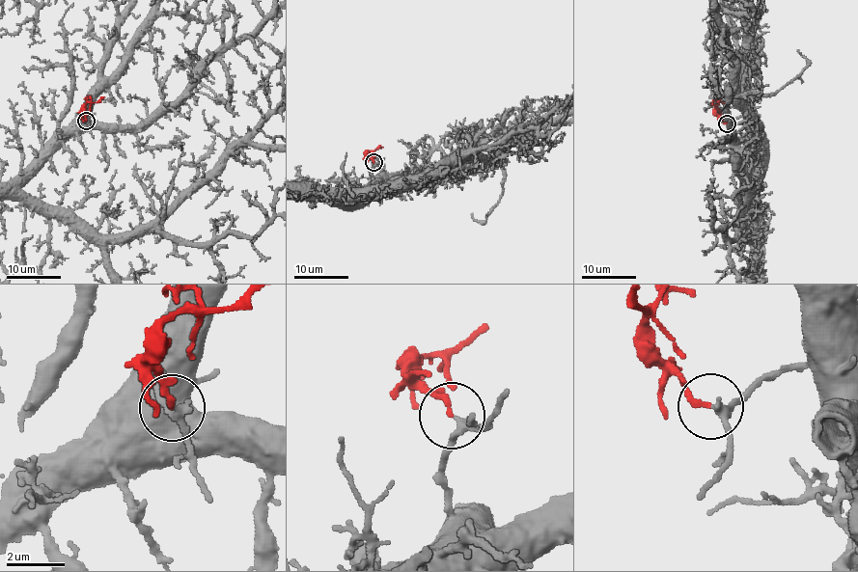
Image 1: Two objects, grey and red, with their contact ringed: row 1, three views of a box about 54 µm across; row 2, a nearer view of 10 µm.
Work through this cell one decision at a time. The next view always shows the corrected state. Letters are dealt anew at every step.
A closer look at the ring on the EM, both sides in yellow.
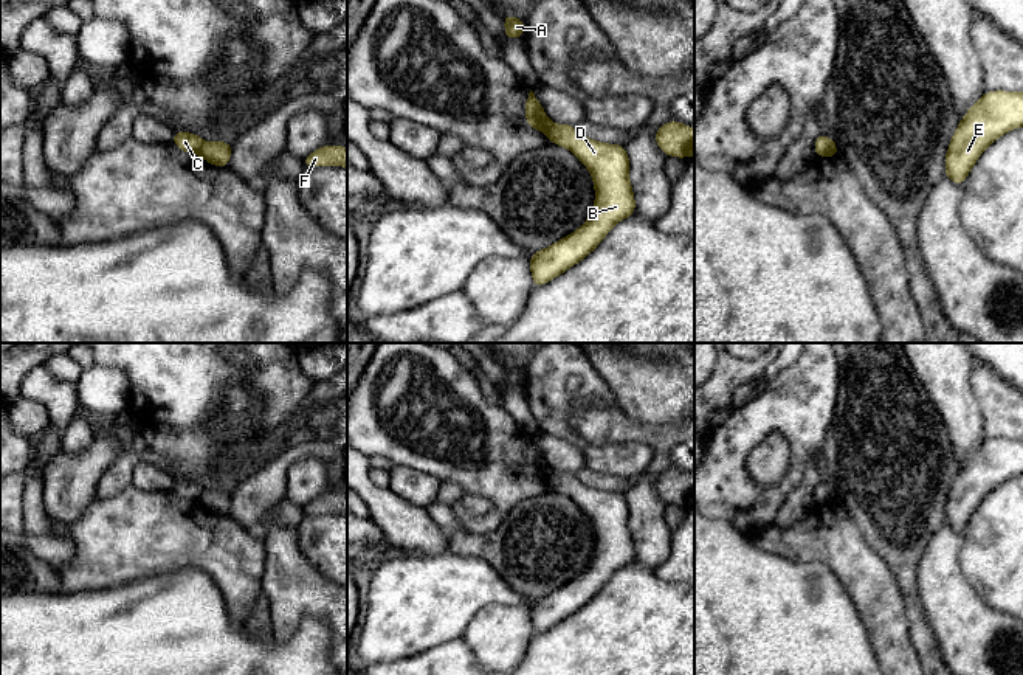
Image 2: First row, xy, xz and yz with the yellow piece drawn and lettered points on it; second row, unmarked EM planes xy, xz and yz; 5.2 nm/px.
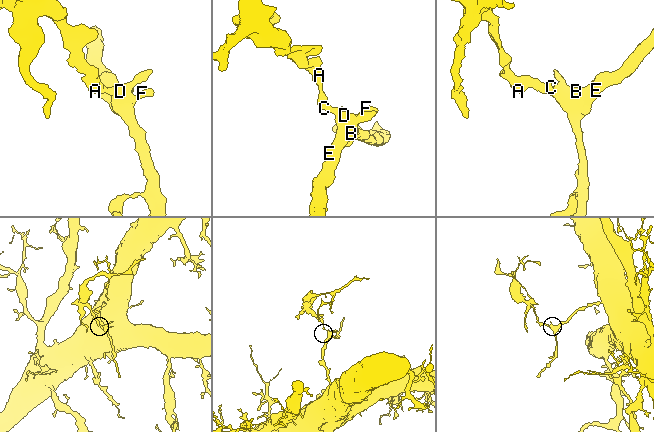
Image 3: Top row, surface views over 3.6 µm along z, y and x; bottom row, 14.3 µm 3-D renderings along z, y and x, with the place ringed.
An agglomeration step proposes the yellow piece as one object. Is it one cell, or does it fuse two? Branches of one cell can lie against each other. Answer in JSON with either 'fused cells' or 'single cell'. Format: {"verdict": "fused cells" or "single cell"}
{"verdict": "fused cells"}

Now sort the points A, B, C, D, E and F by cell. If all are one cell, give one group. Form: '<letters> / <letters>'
A C / B D E F

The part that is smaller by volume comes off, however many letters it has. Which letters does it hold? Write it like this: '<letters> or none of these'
A, C

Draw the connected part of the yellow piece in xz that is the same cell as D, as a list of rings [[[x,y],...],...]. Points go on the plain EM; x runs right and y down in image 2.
[[[552,472],[547,487],[567,495],[591,520],[595,551],[589,566],[553,593],[530,602],[533,635],[539,635],[584,607],[615,571],[634,562],[629,506],[625,493],[583,484],[567,472]]]

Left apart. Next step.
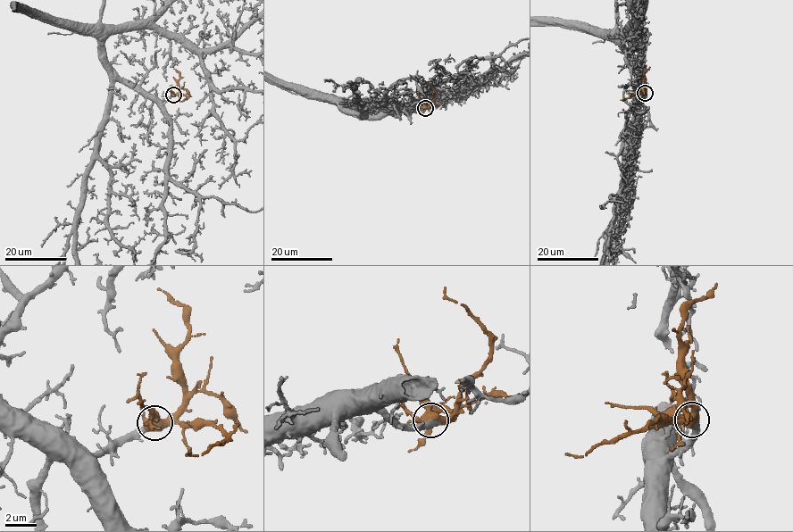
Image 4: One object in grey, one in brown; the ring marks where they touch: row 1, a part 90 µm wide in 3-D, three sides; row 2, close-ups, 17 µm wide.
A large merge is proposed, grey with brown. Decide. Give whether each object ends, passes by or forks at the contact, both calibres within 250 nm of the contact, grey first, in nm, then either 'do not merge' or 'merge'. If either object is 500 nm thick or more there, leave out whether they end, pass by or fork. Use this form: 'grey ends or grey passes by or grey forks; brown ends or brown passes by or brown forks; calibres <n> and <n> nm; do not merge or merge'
calibres 600 and 440 nm; merge

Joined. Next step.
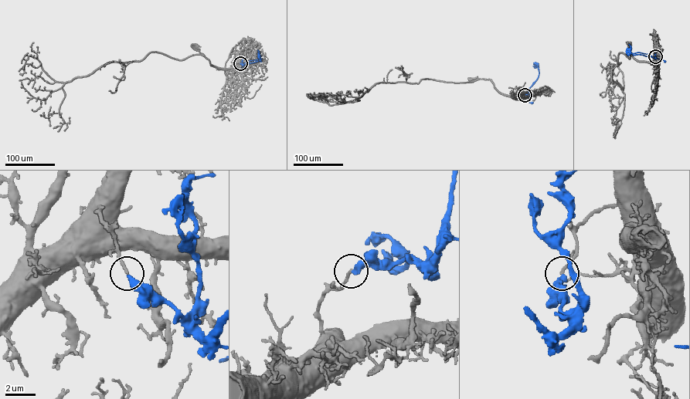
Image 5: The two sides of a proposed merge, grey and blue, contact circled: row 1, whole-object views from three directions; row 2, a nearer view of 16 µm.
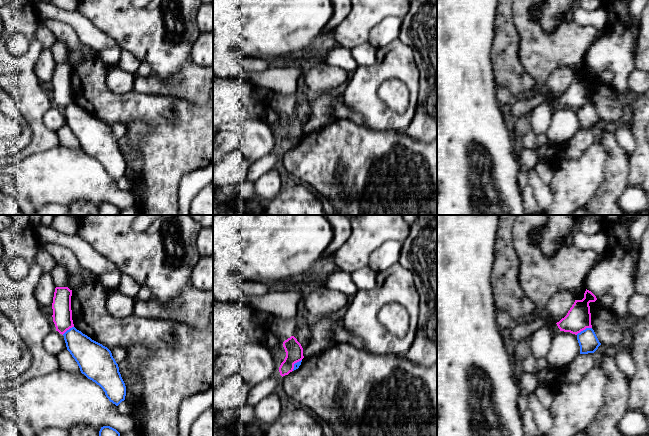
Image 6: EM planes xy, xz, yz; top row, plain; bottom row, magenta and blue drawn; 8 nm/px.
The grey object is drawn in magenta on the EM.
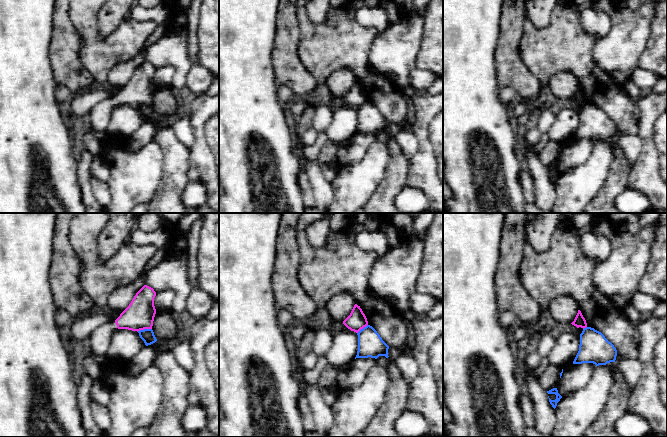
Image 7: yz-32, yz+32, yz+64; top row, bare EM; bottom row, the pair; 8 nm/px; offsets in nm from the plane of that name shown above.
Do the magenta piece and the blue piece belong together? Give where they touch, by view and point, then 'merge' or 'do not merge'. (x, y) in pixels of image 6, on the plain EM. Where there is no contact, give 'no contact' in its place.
yz (583, 105) | do not merge

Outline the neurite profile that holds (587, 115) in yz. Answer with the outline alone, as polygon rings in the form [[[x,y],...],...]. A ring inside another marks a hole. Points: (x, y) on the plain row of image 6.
[[[586,104],[578,109],[577,116],[580,122],[580,130],[594,129],[601,121],[592,104]]]

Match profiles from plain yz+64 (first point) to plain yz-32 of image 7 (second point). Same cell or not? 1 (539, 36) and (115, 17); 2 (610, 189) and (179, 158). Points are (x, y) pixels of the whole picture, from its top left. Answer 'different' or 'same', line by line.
1: different
2: same

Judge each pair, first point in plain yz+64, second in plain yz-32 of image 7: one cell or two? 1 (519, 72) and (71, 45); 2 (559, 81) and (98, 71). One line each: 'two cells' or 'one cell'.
1: one cell
2: two cells

